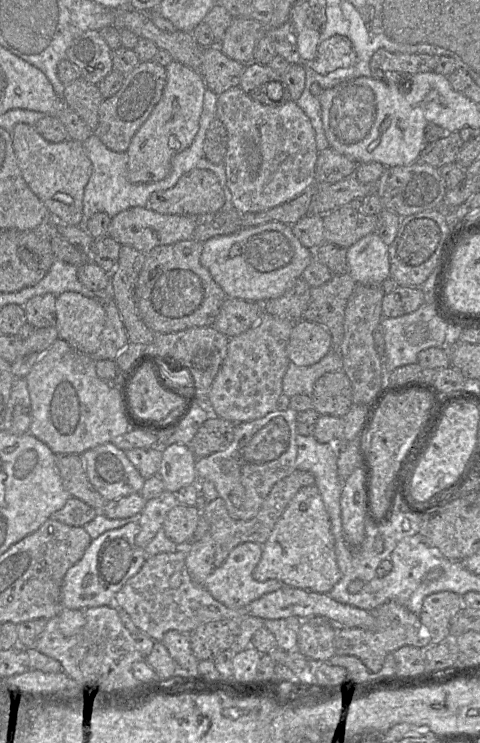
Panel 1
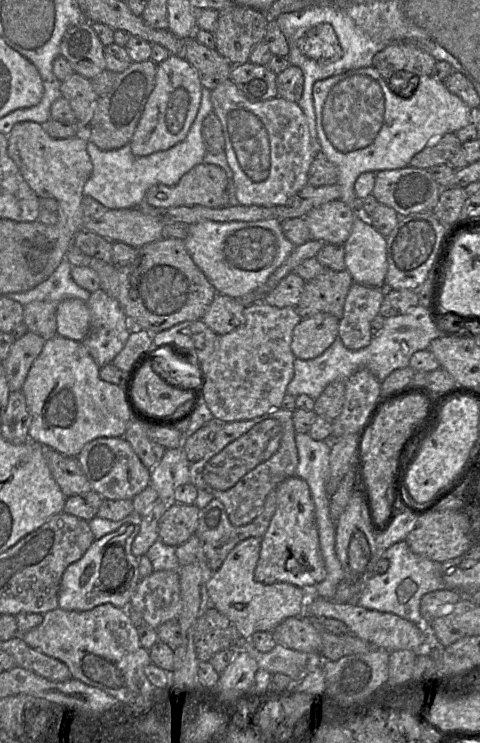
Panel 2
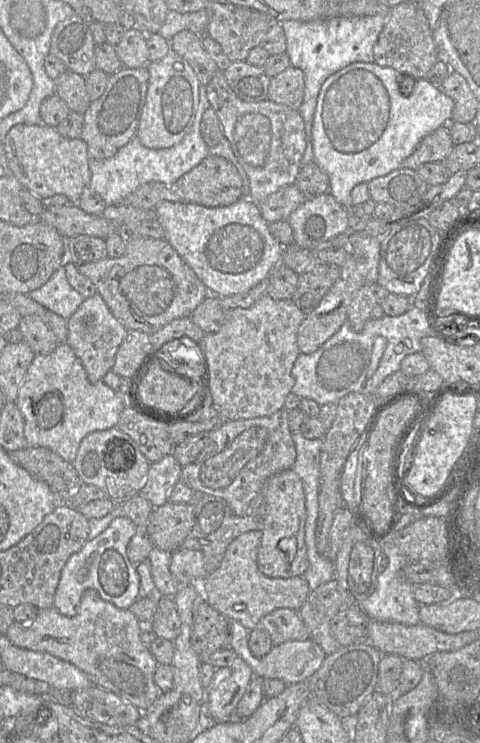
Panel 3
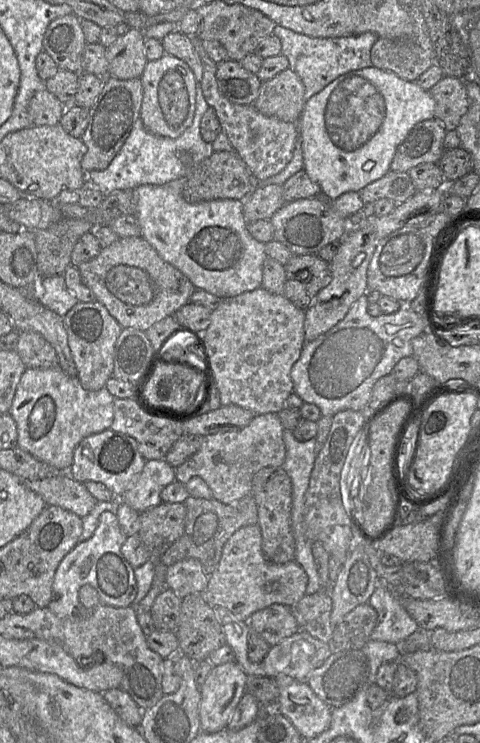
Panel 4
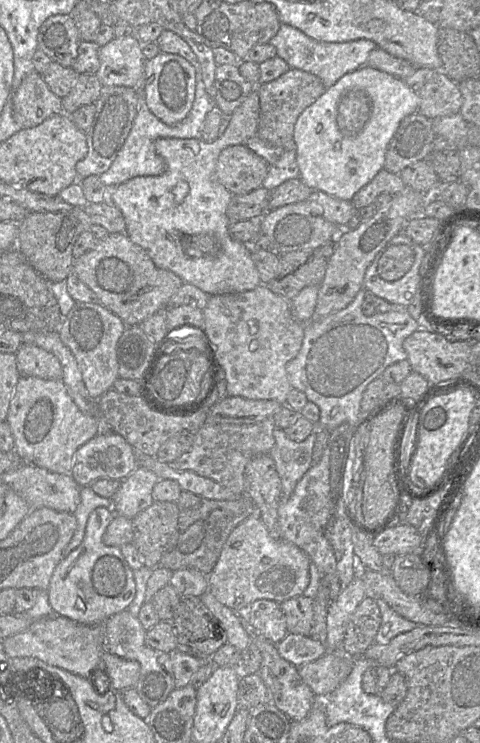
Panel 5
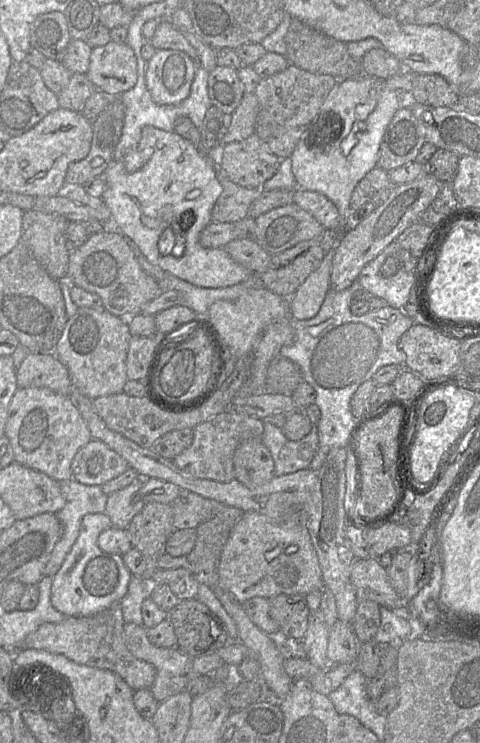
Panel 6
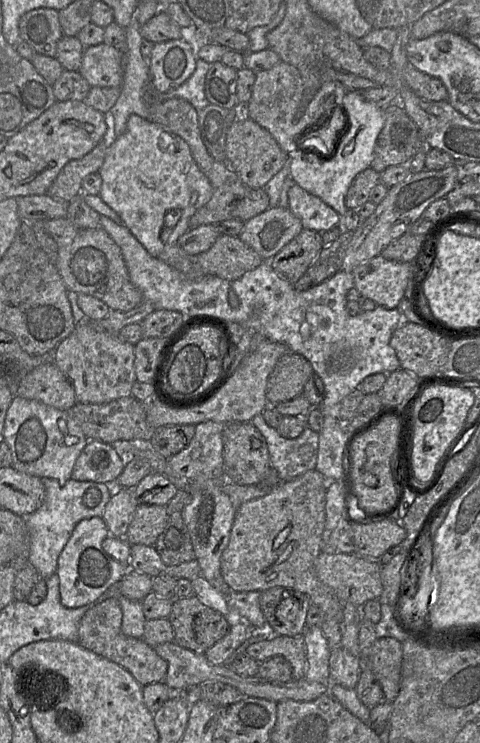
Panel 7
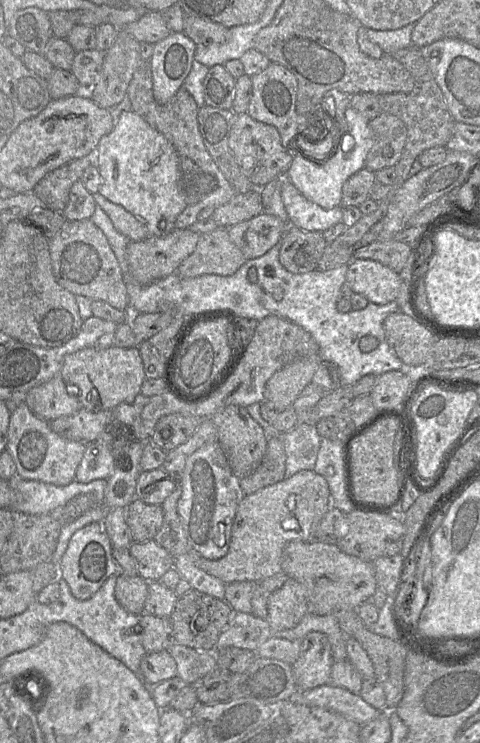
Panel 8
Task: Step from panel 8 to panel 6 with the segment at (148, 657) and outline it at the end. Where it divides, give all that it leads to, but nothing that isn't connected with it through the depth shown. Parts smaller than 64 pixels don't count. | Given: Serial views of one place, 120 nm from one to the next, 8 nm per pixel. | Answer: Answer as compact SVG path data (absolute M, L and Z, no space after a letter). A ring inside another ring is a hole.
M121 603L89 616L71 616L59 623L43 623L29 634L21 649L45 650L94 668L110 670L121 677L131 689L150 688L156 678L155 667L136 658L127 648L124 637Z

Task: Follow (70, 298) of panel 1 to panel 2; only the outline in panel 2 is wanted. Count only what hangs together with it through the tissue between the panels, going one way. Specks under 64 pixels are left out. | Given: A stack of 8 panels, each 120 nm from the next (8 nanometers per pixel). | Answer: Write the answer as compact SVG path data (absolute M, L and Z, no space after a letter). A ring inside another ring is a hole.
M72 298L57 304L57 335L82 342L89 332L90 321L85 301Z

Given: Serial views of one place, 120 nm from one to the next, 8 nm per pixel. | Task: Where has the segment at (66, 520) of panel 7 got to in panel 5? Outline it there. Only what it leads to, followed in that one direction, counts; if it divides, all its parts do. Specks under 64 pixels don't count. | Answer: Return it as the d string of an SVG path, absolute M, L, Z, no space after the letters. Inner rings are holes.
M83 486L80 489L80 503L73 513L77 521L75 533L69 542L66 552L73 551L78 547L85 536L85 530L90 514L97 508L113 507L112 499L107 499L97 495L90 486Z

